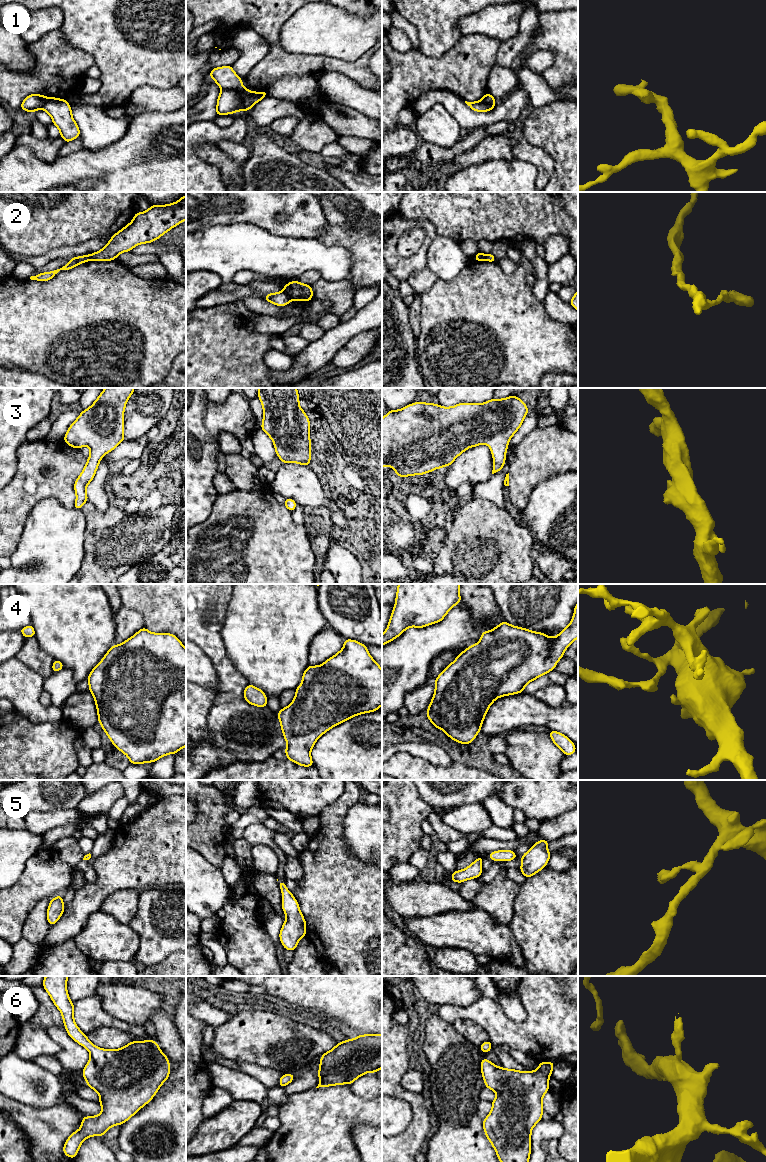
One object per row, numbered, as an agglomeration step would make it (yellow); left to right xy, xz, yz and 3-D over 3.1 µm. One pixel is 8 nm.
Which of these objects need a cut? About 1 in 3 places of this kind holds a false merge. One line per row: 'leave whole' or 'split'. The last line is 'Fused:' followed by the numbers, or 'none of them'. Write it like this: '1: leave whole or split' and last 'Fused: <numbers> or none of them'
1: split
2: split
3: leave whole
4: leave whole
5: leave whole
6: leave whole
Fused: 1, 2

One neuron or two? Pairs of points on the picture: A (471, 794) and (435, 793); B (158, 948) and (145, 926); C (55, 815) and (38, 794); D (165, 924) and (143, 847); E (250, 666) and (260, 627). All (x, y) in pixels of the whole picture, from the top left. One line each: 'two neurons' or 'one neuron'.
A: one neuron
B: one neuron
C: two neurons
D: two neurons
E: one neuron

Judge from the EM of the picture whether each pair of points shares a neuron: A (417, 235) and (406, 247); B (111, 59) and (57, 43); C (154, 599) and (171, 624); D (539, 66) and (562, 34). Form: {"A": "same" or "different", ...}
{"A": "same", "B": "different", "C": "same", "D": "different"}

